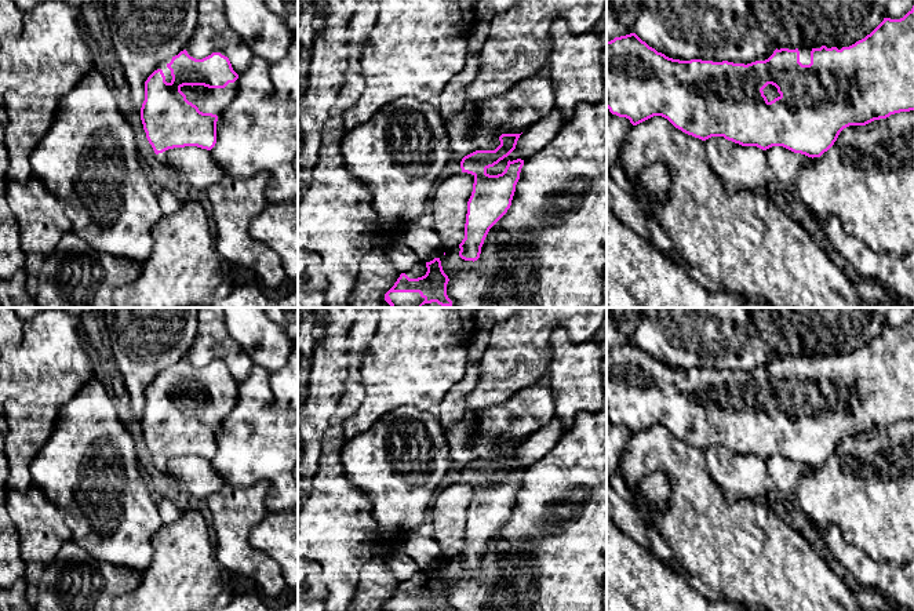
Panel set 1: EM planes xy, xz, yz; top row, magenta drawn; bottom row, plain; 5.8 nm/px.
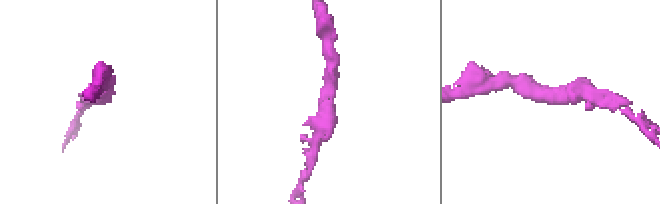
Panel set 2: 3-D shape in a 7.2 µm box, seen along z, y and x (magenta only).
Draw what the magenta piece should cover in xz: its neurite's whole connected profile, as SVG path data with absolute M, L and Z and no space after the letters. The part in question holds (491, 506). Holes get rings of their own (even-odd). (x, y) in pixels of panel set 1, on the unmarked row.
M502 443L495 459L476 459L460 470L462 481L474 485L473 501L467 510L465 548L459 553L459 565L477 570L489 538L507 521L520 488L524 469L507 470L502 483L489 484L487 479L507 466L521 443Z

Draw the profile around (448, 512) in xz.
M455 483L436 495L430 508L434 539L444 554L459 554L465 548L467 510L473 501L474 484Z

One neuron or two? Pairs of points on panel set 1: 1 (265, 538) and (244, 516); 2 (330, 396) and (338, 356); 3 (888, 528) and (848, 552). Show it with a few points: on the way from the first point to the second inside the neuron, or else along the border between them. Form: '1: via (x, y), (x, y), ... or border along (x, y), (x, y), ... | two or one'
1: border along (268, 513), (250, 534), (250, 542), (266, 555) | two
2: via (330, 386), (331, 366) | one
3: border along (831, 526), (836, 526), (848, 542), (884, 564) | two

